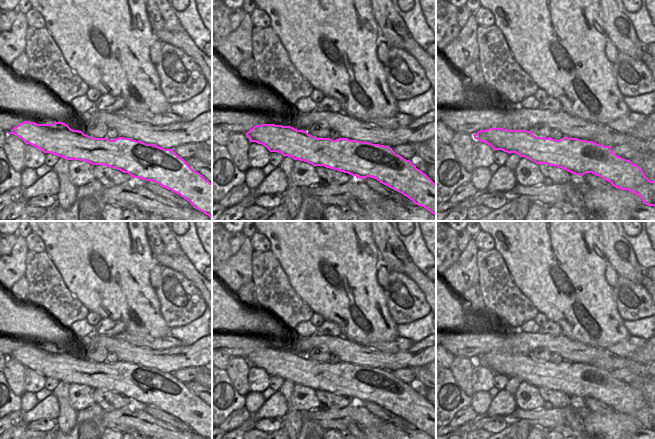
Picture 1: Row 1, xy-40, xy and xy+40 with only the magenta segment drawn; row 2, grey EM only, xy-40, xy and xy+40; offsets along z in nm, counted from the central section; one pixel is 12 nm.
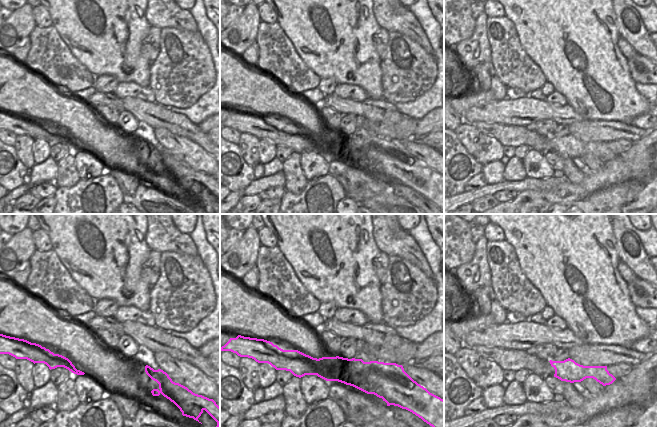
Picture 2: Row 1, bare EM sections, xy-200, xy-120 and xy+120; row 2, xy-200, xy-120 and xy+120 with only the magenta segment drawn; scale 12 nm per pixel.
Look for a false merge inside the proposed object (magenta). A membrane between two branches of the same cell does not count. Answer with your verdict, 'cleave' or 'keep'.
keep

